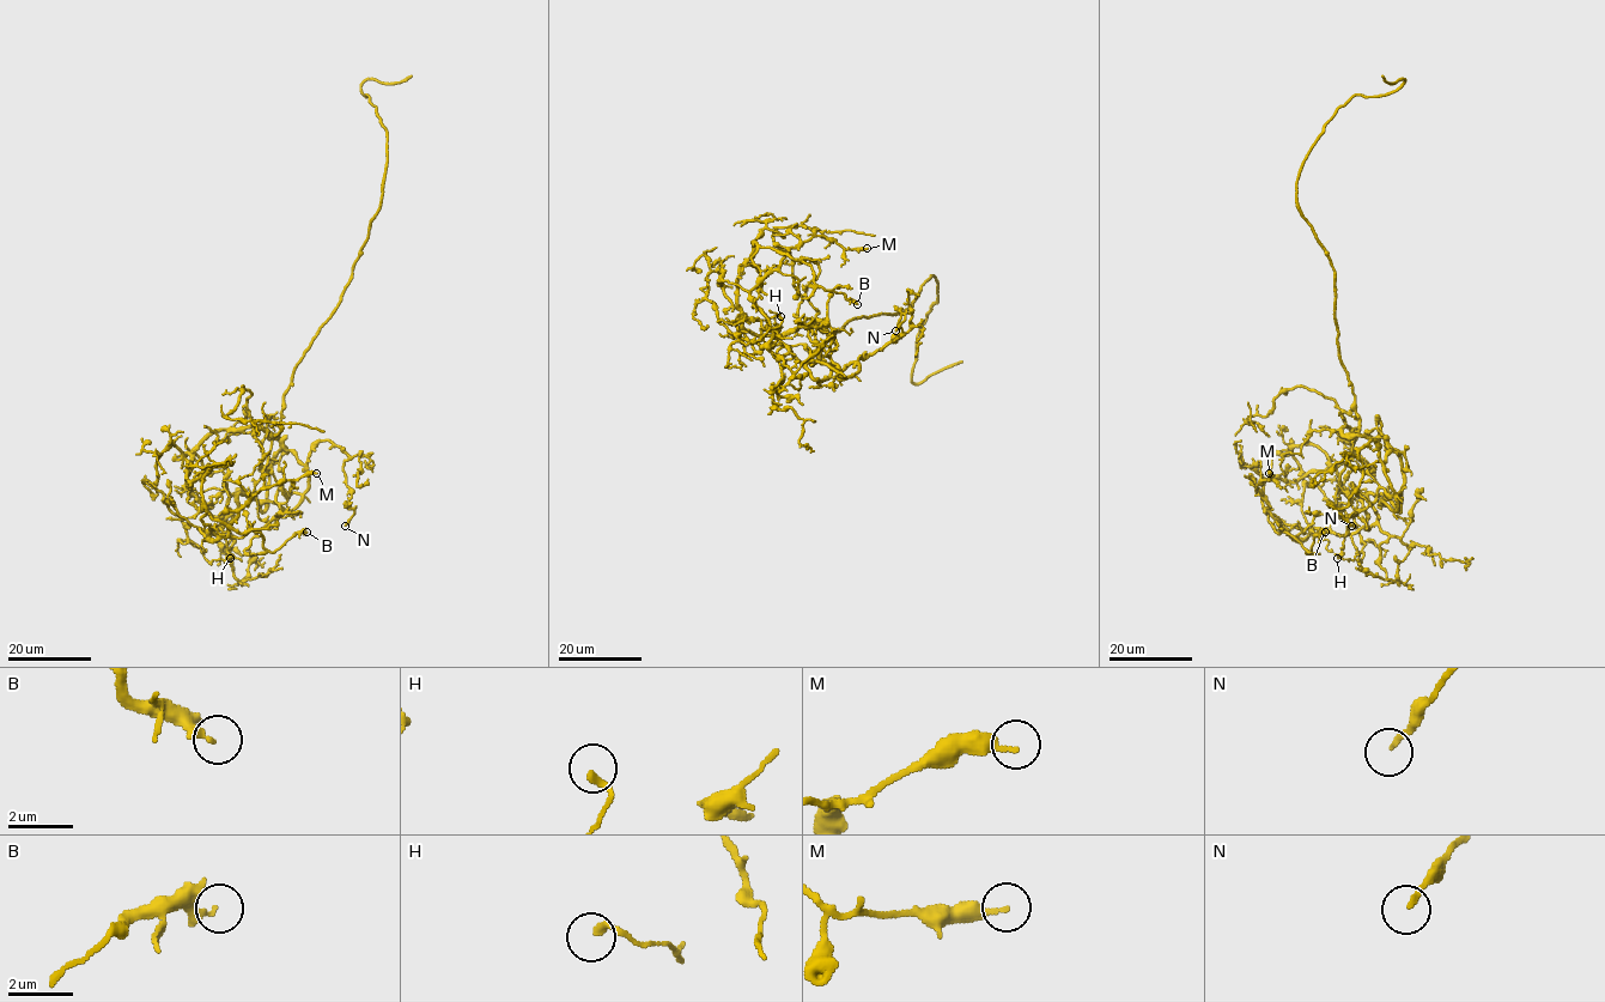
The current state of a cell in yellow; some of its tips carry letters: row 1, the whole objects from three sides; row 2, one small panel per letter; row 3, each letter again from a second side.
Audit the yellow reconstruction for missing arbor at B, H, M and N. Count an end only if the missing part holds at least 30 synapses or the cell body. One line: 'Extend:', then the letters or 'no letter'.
Extend: no letter

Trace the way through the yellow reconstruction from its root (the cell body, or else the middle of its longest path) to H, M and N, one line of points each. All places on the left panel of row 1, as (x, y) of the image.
H: (287, 392), (279, 433), (220, 429), (190, 465), (174, 444), (157, 461), (188, 539), (210, 563), (230, 558)
M: (287, 392), (279, 433), (220, 429), (194, 451), (200, 520), (225, 535), (263, 487), (316, 473)
N: (287, 392), (281, 431), (269, 437), (303, 465), (326, 441), (348, 457), (342, 471), (354, 514), (345, 526)

